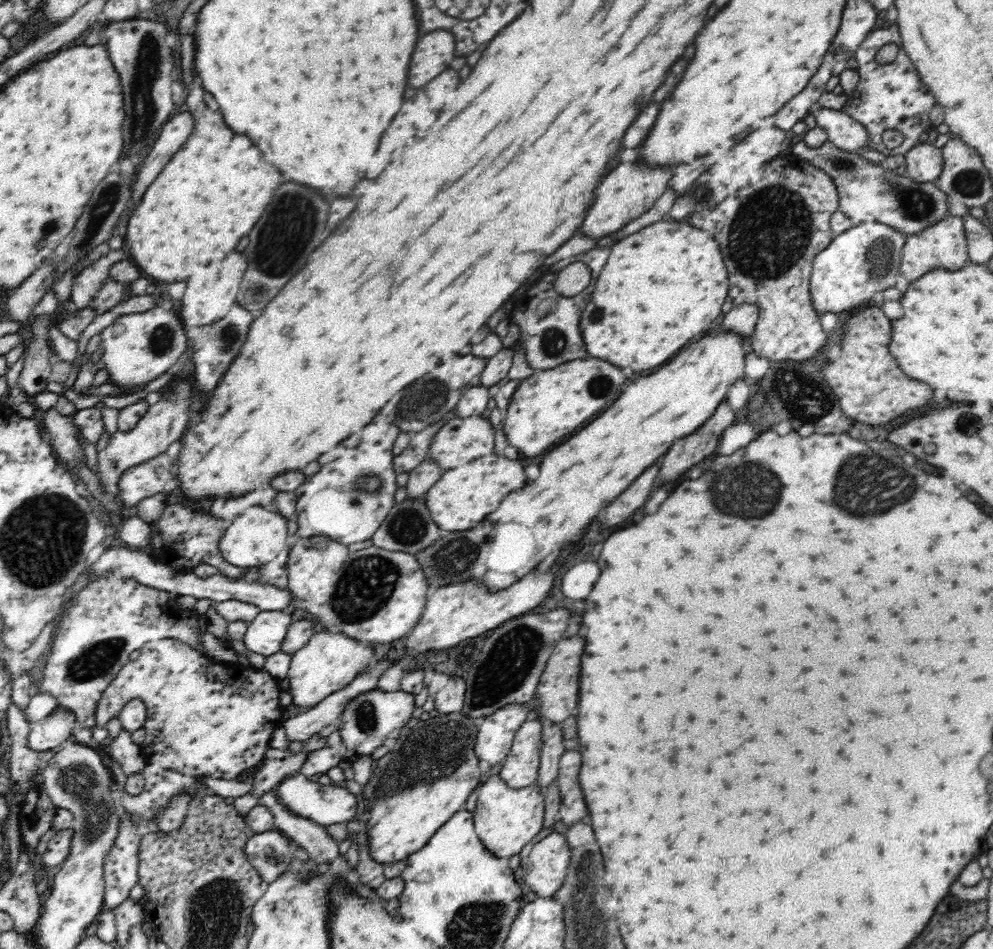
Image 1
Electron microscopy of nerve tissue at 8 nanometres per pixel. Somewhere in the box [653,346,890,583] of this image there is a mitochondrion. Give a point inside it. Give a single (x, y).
(742, 502)

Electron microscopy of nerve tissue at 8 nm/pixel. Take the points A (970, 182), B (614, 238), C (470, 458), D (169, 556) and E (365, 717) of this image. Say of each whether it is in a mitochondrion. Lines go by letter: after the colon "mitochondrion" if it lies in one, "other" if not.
A: mitochondrion
B: other
C: other
D: other
E: mitochondrion

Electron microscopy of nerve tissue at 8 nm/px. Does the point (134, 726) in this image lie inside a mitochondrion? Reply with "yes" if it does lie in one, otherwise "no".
no

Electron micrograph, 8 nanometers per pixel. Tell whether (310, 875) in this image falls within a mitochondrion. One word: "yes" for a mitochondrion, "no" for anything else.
no

